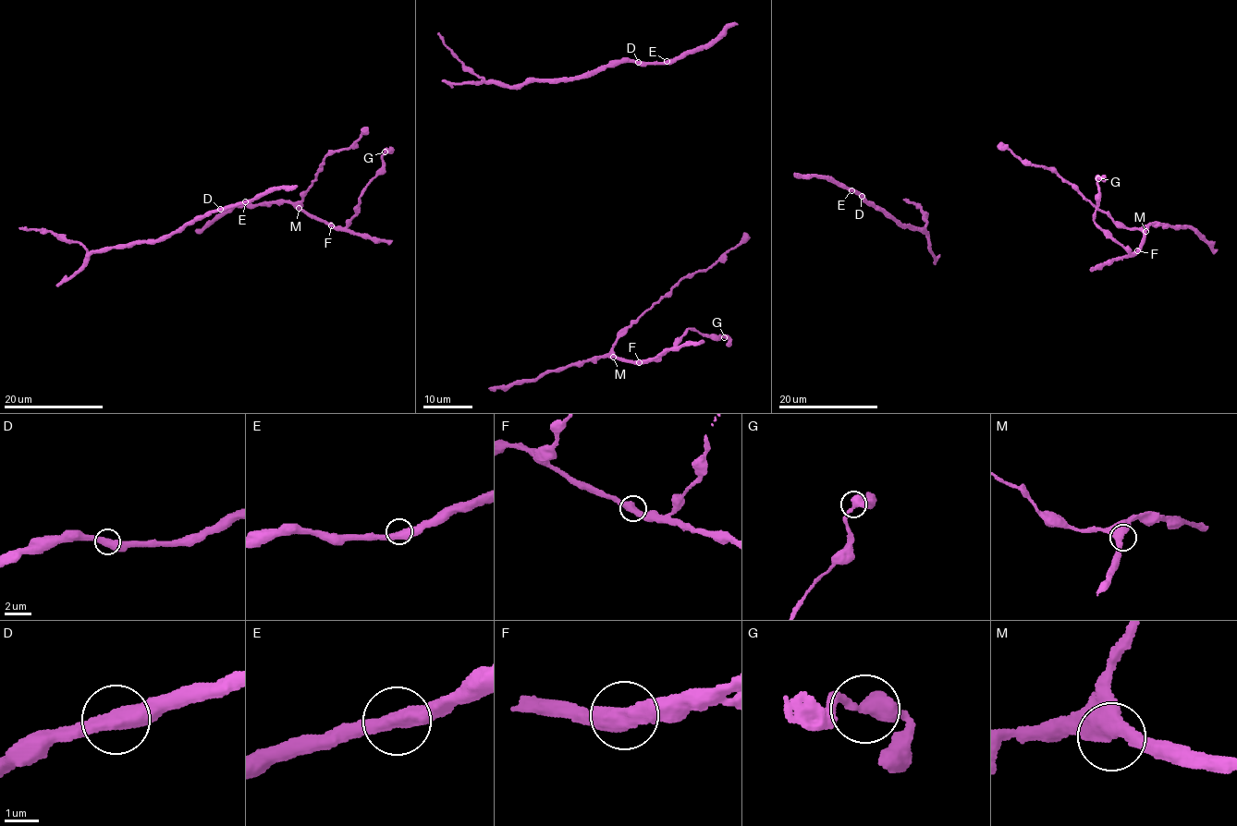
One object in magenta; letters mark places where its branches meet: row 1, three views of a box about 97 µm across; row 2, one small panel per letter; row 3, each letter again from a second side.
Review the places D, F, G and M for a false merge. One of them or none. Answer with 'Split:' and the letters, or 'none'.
Split: none

